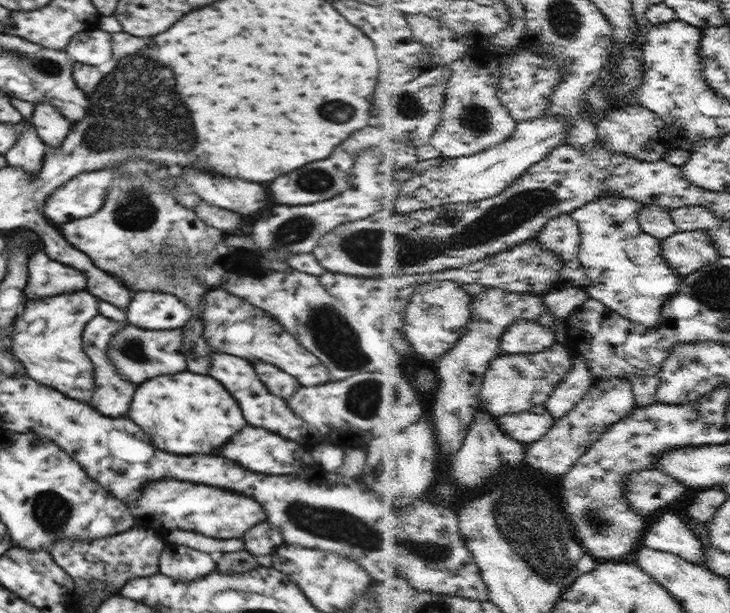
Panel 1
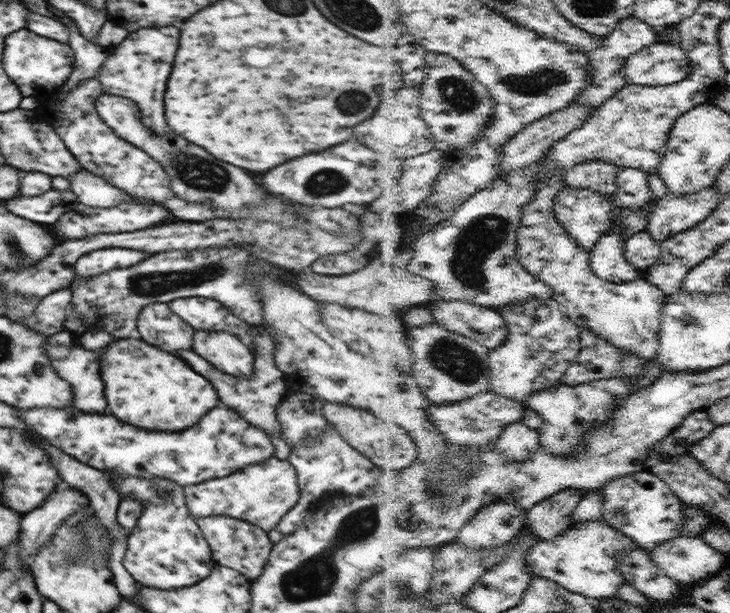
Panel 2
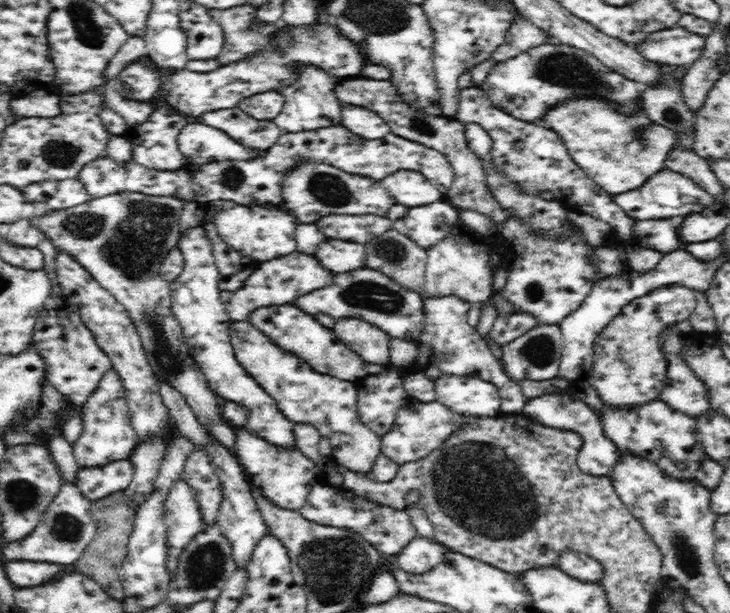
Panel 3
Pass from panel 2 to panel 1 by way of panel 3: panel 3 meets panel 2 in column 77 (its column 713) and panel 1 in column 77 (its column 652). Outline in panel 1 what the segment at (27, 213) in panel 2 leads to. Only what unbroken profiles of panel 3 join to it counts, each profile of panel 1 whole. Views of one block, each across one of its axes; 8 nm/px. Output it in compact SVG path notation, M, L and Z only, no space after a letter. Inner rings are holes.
M106 168L99 171L81 172L62 187L56 188L52 196L46 198L44 214L46 218L64 224L88 214L98 212L104 204L106 189L110 188L119 170Z

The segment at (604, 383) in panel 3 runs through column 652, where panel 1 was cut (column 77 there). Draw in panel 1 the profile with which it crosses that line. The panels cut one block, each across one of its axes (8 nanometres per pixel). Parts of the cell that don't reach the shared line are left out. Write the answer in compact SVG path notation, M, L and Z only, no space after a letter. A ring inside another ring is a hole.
M87 289L41 299L25 299L25 307L11 330L11 352L24 364L27 376L38 384L89 404L95 389L94 371L81 338L86 324L98 315L99 298Z

